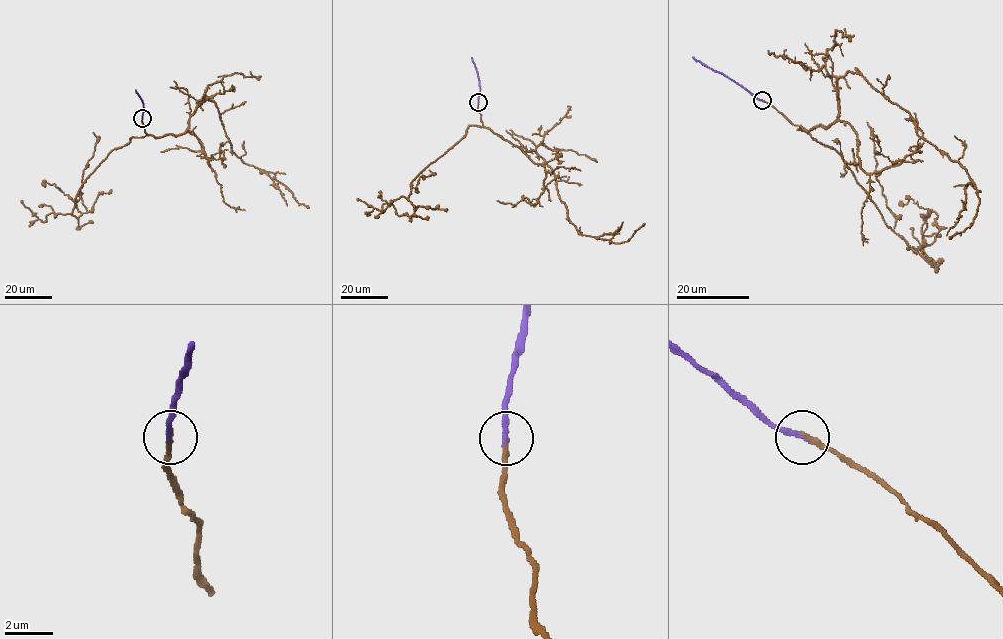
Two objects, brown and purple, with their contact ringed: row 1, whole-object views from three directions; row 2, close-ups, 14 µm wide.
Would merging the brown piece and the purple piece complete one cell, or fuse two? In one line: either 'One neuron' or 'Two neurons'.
One neuron

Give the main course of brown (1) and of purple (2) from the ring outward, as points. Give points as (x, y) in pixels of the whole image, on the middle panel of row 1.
1: (478, 102), (482, 125), (524, 152), (534, 151), (551, 168), (568, 219), (580, 234), (621, 243), (645, 223)
2: (478, 102), (479, 80), (471, 57)

